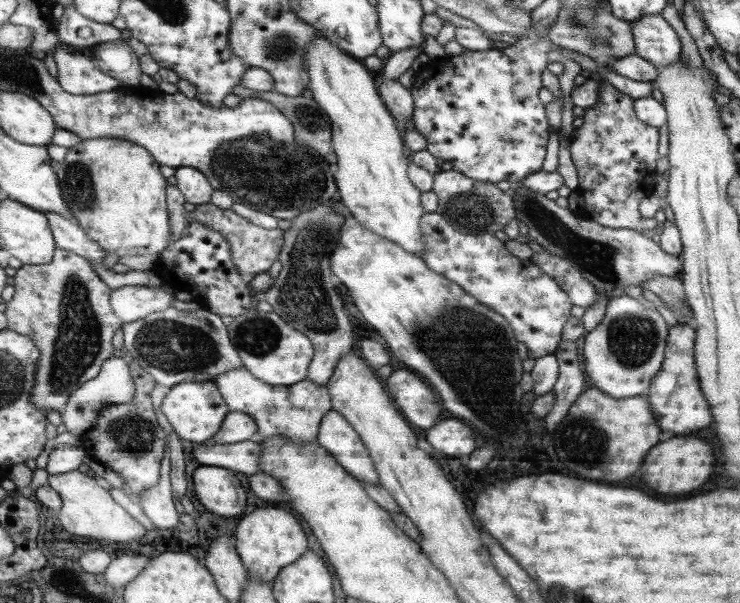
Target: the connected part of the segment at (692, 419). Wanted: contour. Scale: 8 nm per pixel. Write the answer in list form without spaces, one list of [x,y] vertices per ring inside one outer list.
[[[679,321],[677,325],[670,326],[664,366],[658,372],[657,378],[654,378],[646,395],[650,400],[650,408],[654,408],[654,416],[658,416],[658,428],[662,428],[662,432],[684,436],[710,426],[714,418],[705,393],[702,392],[701,380],[697,376],[696,342],[697,330],[686,322]]]

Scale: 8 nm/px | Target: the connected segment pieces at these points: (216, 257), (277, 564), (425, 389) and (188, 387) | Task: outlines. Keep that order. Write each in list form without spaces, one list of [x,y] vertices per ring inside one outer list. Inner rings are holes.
[[[190,222],[183,236],[158,254],[154,270],[160,275],[163,286],[170,286],[175,292],[188,292],[192,300],[218,316],[238,318],[250,309],[255,310],[259,301],[259,295],[254,294],[251,282],[246,281],[238,268],[234,267],[232,250],[226,236],[207,230],[197,222]]]
[[[258,508],[256,512],[246,514],[238,524],[234,541],[249,578],[260,583],[273,582],[278,574],[308,550],[306,534],[298,520],[280,508]]]
[[[396,370],[386,380],[386,388],[390,388],[390,396],[397,401],[399,410],[405,413],[406,420],[426,430],[436,426],[440,404],[426,382],[408,370]]]
[[[186,380],[180,384],[172,385],[163,399],[161,411],[168,418],[174,432],[182,440],[202,443],[213,438],[220,430],[226,415],[229,414],[229,405],[226,404],[222,392],[213,381]]]

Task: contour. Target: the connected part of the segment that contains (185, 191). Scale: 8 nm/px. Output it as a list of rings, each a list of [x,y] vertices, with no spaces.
[[[181,167],[176,169],[177,187],[190,204],[206,204],[211,202],[213,186],[209,180],[198,170]]]

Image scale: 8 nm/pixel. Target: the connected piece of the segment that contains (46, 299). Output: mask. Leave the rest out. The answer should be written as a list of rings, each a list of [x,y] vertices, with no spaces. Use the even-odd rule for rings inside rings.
[[[59,248],[54,262],[23,265],[15,276],[16,292],[14,298],[7,302],[5,313],[9,318],[9,328],[24,336],[34,337],[42,351],[32,401],[44,412],[54,409],[64,413],[72,395],[82,388],[86,381],[100,375],[105,360],[112,357],[112,336],[124,324],[113,308],[110,308],[110,288],[100,280],[90,263],[85,256],[77,252]]]

